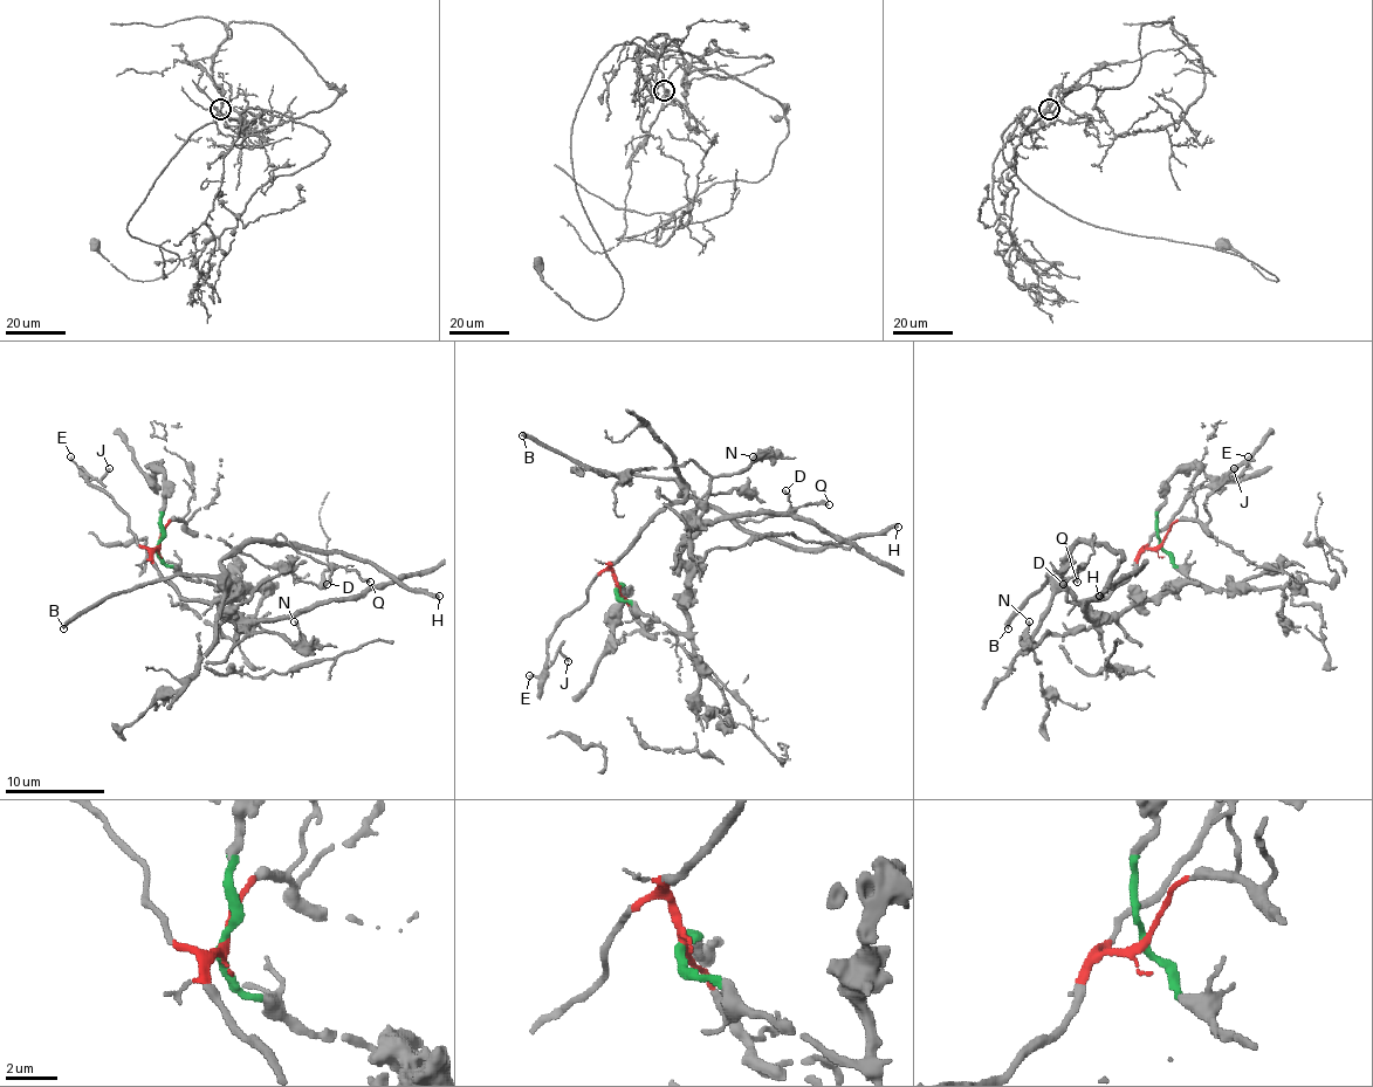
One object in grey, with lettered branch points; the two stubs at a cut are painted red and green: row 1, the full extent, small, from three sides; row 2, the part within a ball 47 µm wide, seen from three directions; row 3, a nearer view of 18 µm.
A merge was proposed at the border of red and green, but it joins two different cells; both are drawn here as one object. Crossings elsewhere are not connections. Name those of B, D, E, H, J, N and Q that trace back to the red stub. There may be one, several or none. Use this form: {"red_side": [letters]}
{"red_side": ["B", "D", "E", "H", "J", "Q"]}

